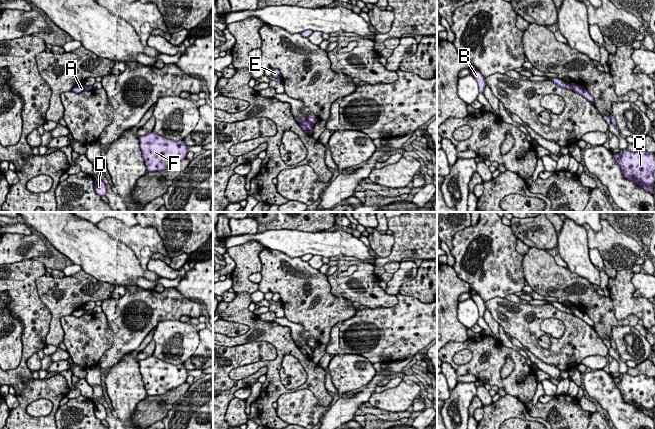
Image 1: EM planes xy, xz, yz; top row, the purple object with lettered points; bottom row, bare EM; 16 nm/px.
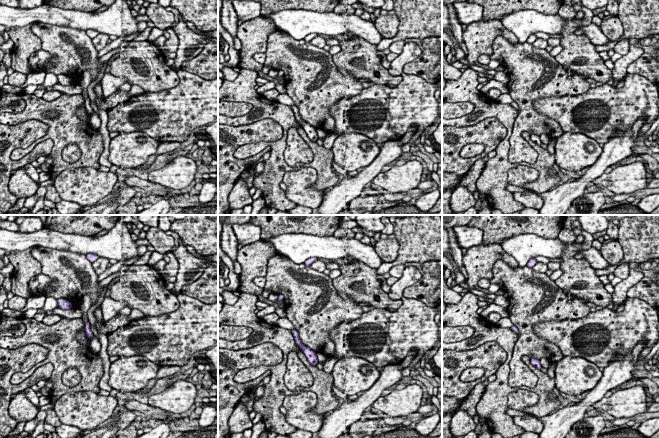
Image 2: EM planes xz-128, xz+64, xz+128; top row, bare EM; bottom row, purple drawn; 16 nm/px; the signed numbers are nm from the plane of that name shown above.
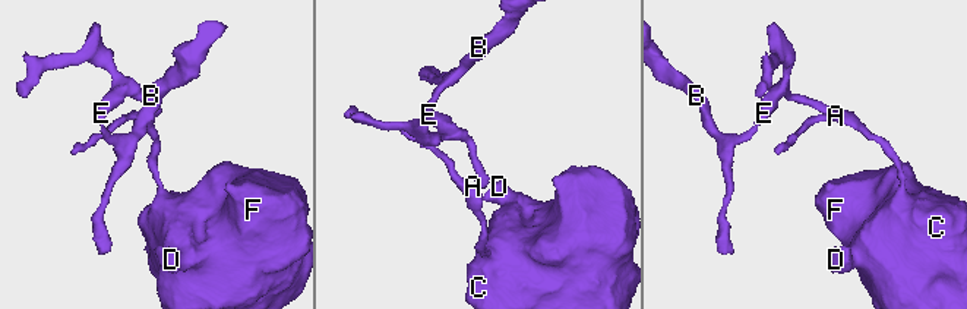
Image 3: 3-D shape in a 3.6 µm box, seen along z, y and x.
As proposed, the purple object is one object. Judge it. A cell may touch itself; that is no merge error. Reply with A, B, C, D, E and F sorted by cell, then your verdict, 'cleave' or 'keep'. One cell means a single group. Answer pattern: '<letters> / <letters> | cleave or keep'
A C D F / B E | cleave

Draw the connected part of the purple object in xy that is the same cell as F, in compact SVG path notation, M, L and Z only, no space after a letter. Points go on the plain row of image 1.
M154 356L138 360L147 396L162 395L186 382L184 364L174 365Z

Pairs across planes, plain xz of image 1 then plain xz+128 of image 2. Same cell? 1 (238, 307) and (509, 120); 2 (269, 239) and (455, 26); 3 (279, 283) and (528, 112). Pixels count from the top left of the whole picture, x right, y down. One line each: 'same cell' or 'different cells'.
1: same cell
2: different cells
3: same cell

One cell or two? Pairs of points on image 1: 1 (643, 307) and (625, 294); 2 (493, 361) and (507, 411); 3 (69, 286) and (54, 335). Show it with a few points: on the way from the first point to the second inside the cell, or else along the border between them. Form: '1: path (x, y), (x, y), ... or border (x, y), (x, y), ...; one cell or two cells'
1: path (639, 307), (629, 298); one cell
2: border (506, 393), (515, 396), (525, 406); two cells
3: path (64, 298), (58, 308), (55, 323); one cell

